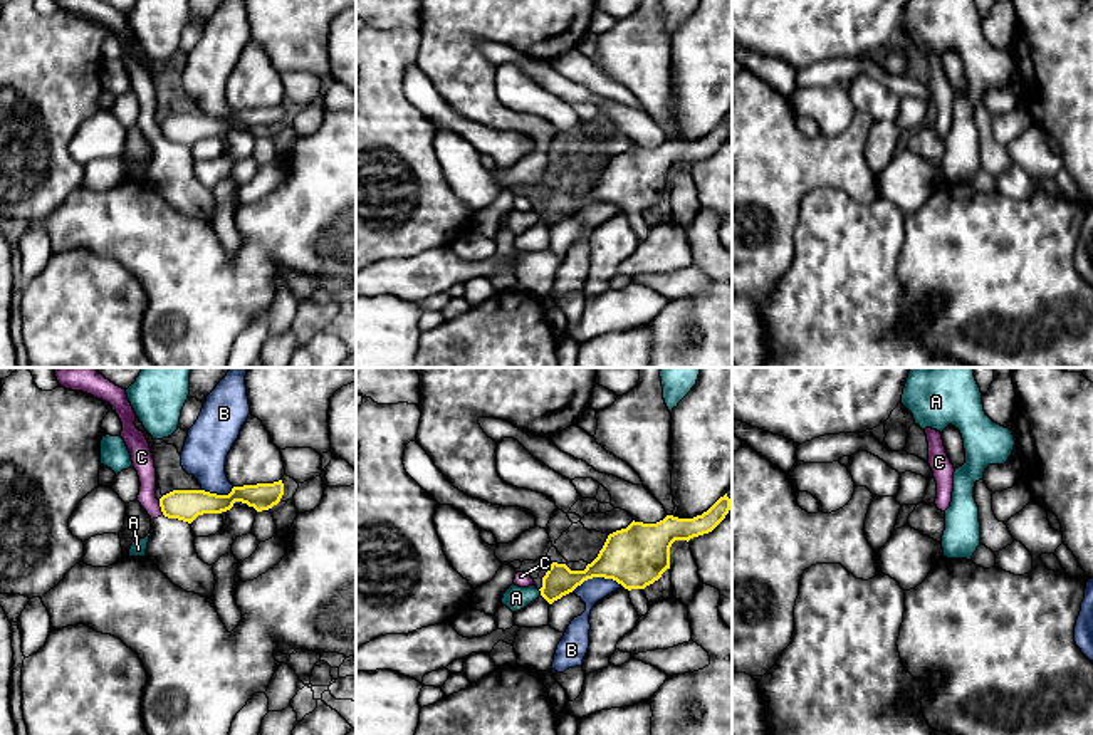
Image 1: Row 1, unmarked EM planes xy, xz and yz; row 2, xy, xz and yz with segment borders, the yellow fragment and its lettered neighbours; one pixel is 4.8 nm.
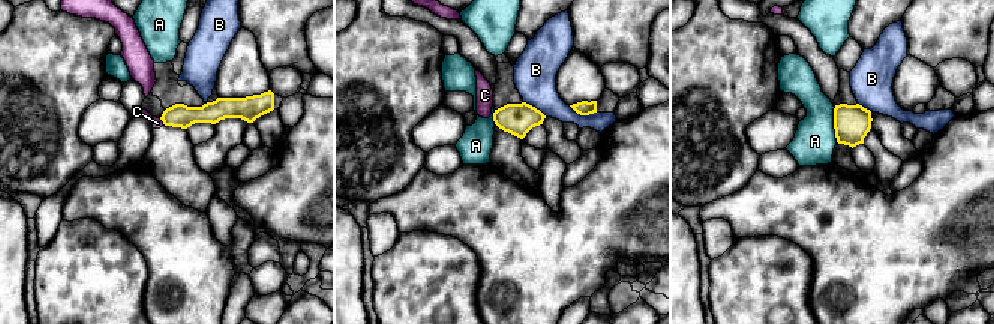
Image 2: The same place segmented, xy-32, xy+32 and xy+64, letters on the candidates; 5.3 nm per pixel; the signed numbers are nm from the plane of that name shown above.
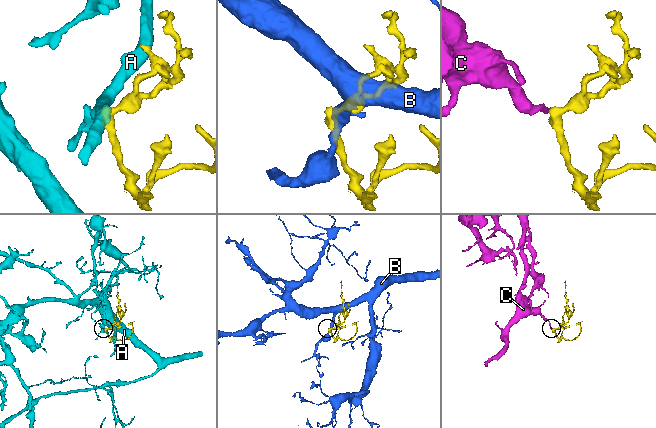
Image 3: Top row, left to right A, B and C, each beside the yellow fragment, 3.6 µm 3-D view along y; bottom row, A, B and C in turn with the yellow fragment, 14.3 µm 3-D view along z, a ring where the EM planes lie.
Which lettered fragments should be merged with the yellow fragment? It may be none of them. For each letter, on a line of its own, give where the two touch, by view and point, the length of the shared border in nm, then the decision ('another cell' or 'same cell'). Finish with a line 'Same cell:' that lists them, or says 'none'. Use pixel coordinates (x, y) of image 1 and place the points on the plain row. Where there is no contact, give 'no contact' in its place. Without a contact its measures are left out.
A: contact xz (541, 217); length 40 nm; another cell
B: contact xz (596, 200); length 260 nm; another cell
C: contact xy (160, 130); length 80 nm; another cell
Same cell: none

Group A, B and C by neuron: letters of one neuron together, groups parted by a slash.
A / B / C

